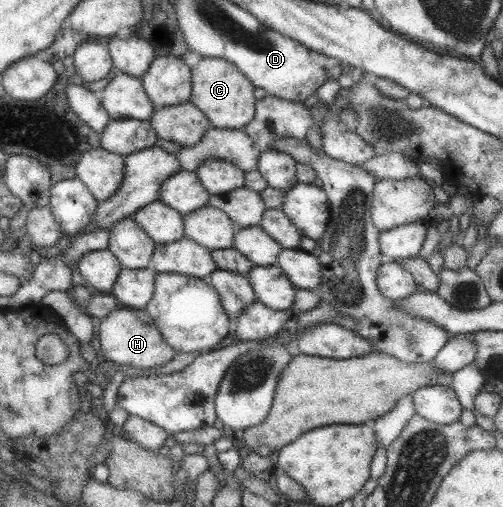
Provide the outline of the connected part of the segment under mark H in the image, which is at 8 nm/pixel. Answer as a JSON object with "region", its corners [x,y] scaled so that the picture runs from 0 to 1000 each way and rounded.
{"region":[[[247,602],[227,604],[217,619],[195,631],[197,682],[209,710],[247,718],[262,726],[314,726],[332,718],[350,694],[326,673],[304,631],[286,609],[264,609]]]}

